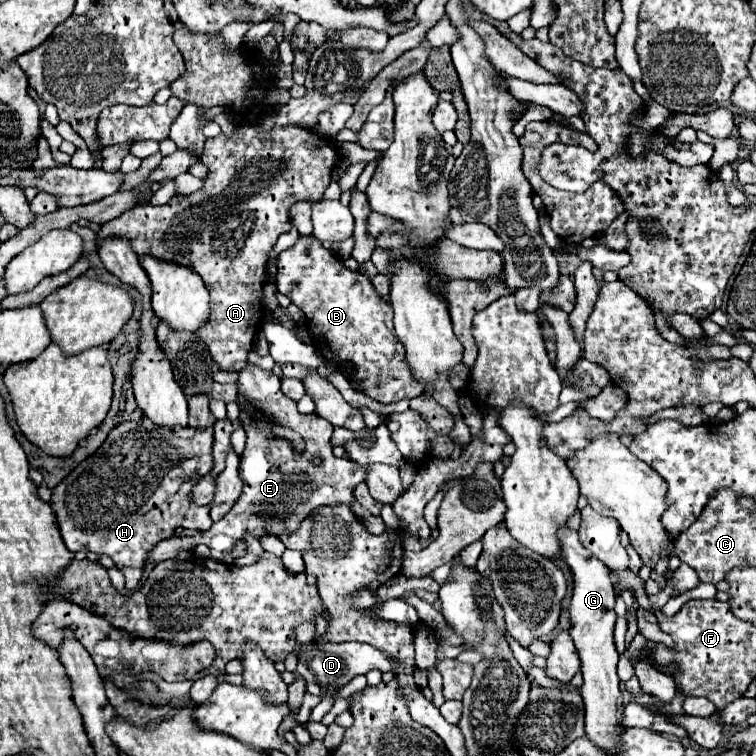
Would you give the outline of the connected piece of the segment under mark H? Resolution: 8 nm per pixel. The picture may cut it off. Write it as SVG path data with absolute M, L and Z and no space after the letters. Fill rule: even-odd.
M126 421L112 429L104 445L86 461L82 461L54 491L50 507L58 519L62 541L70 551L94 551L112 557L118 569L124 571L128 589L134 589L142 577L148 549L158 541L172 537L176 525L196 531L208 531L212 519L208 507L198 507L188 501L188 489L196 477L204 477L212 469L212 429L156 429L152 421Z

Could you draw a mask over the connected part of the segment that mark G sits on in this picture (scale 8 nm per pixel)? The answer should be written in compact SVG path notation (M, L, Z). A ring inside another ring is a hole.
M560 525L558 529L558 539L560 539L560 551L562 559L572 571L574 577L574 589L572 589L572 599L570 599L570 635L574 639L574 645L578 649L580 661L582 661L582 675L584 675L584 685L580 687L582 699L584 699L585 735L588 735L596 745L604 749L616 749L616 729L620 729L620 709L622 705L622 691L620 691L620 679L616 675L616 665L618 665L618 653L614 647L614 583L612 583L612 573L610 569L592 557L588 549L582 547L578 541L578 533L570 529L568 525Z

